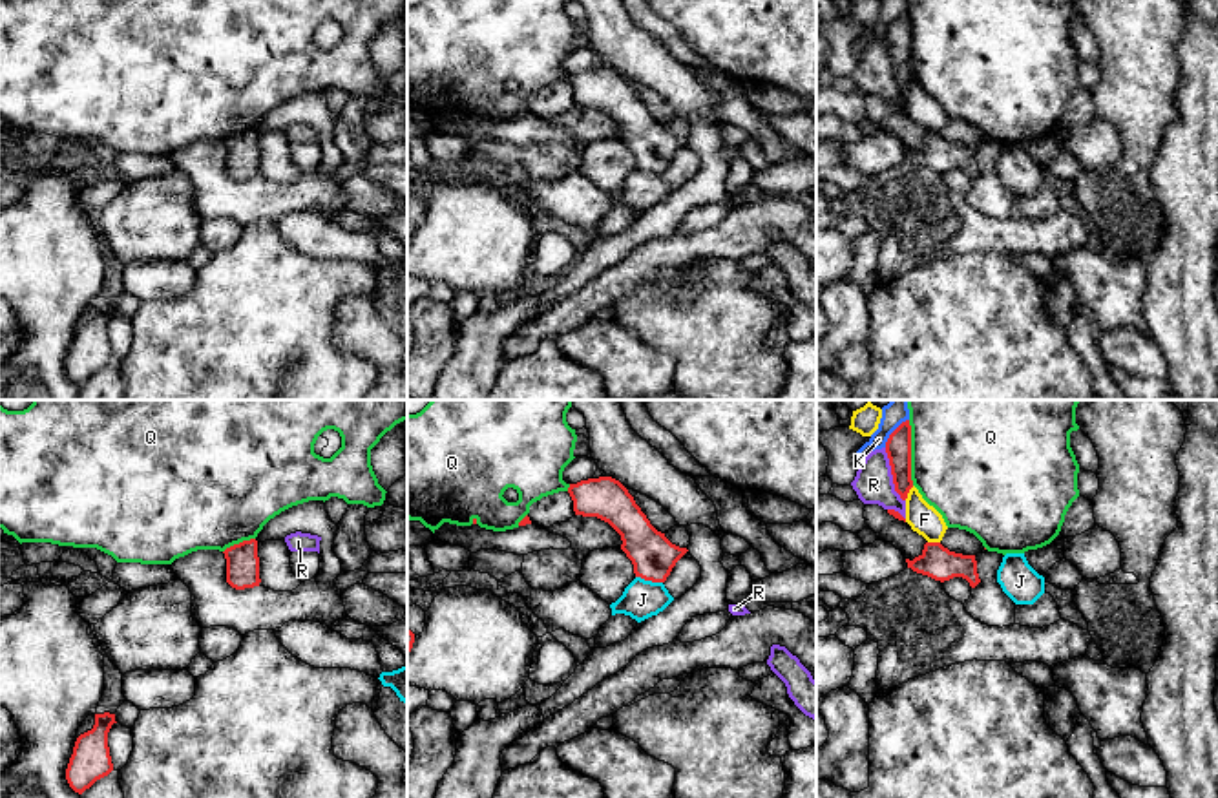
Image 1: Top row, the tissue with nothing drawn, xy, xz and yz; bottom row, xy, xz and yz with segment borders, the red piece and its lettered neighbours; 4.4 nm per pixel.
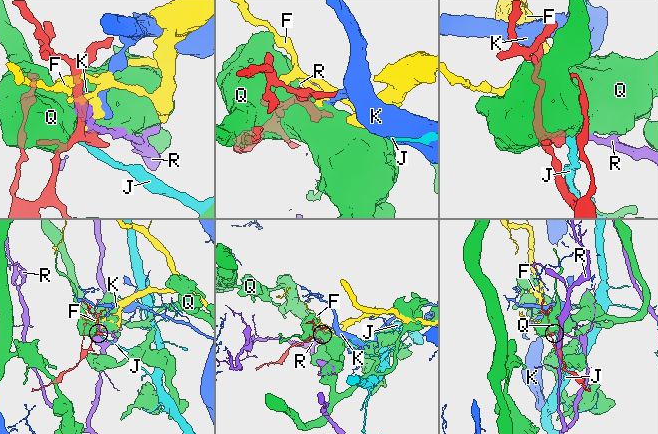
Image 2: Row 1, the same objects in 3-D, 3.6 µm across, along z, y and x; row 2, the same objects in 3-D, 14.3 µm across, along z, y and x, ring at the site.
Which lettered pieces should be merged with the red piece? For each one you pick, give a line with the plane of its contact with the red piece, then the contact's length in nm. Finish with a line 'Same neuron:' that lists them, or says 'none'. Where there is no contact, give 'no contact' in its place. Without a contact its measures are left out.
Same neuron: none

